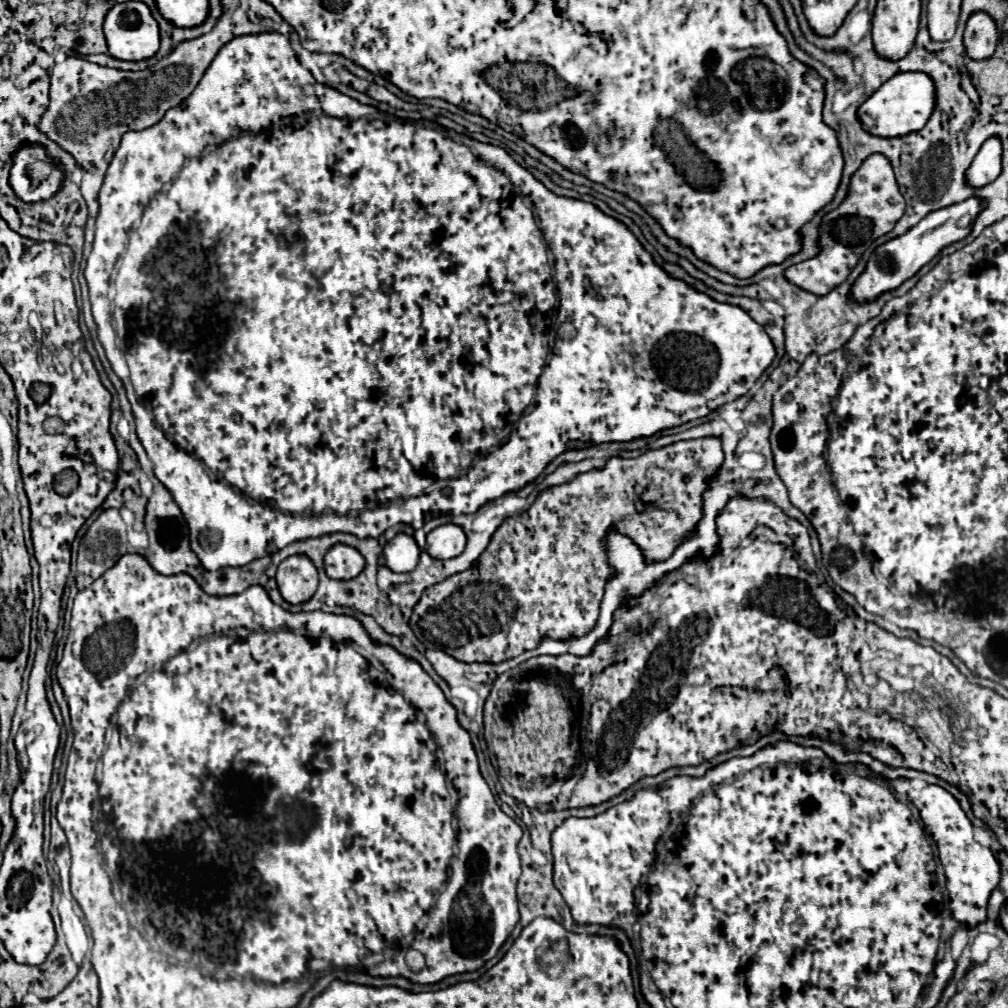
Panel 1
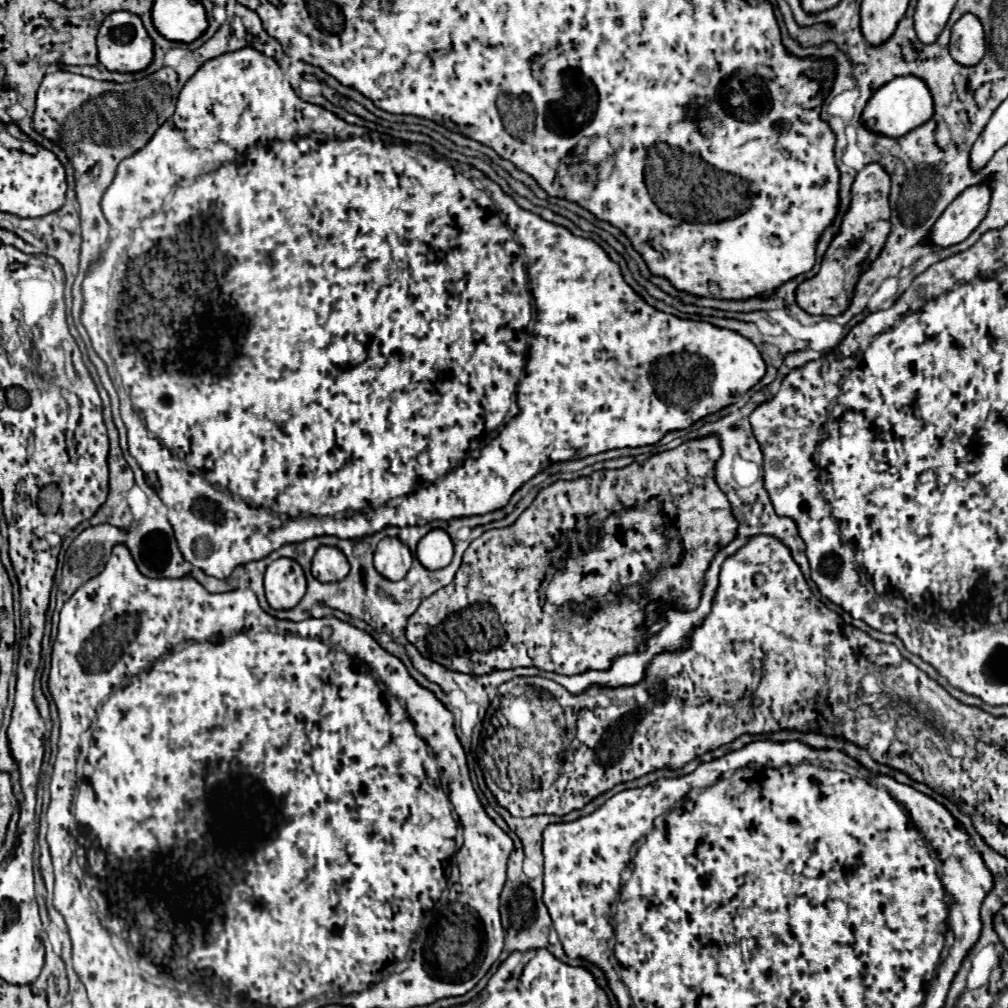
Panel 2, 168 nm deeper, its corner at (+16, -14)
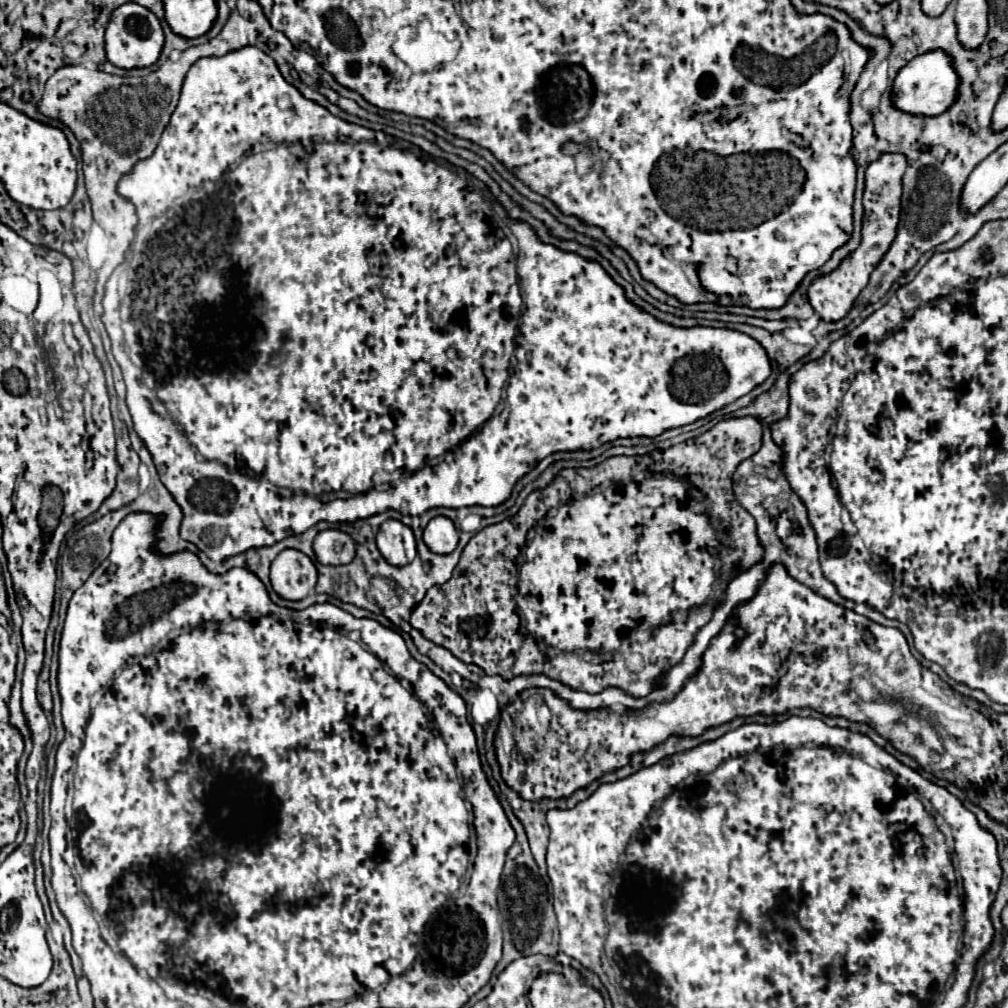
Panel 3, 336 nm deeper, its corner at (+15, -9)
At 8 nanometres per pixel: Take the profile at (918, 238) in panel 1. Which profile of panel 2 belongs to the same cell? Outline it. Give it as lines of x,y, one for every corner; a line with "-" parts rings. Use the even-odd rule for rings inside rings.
988,185
968,187
944,209
944,213
934,223
928,235
928,243
940,249
962,243
986,217
988,203
990,203

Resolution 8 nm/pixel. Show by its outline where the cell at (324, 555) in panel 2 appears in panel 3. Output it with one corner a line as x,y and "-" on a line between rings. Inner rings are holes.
323,530
317,534
313,544
317,560
321,564
331,564
331,566
349,564
355,556
355,548
357,544
353,542
353,538
341,530

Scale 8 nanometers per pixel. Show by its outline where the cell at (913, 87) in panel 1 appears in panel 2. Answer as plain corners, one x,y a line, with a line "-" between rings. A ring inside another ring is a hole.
906,75
906,77
892,79
890,83
882,85
872,95
872,99
866,103
866,107
860,115
860,123
864,123
864,127
868,127
876,135
898,139
898,137
904,137
906,133
910,133
912,129
920,127
922,123
926,123
932,115
934,115
932,95
930,95
926,83
914,75

